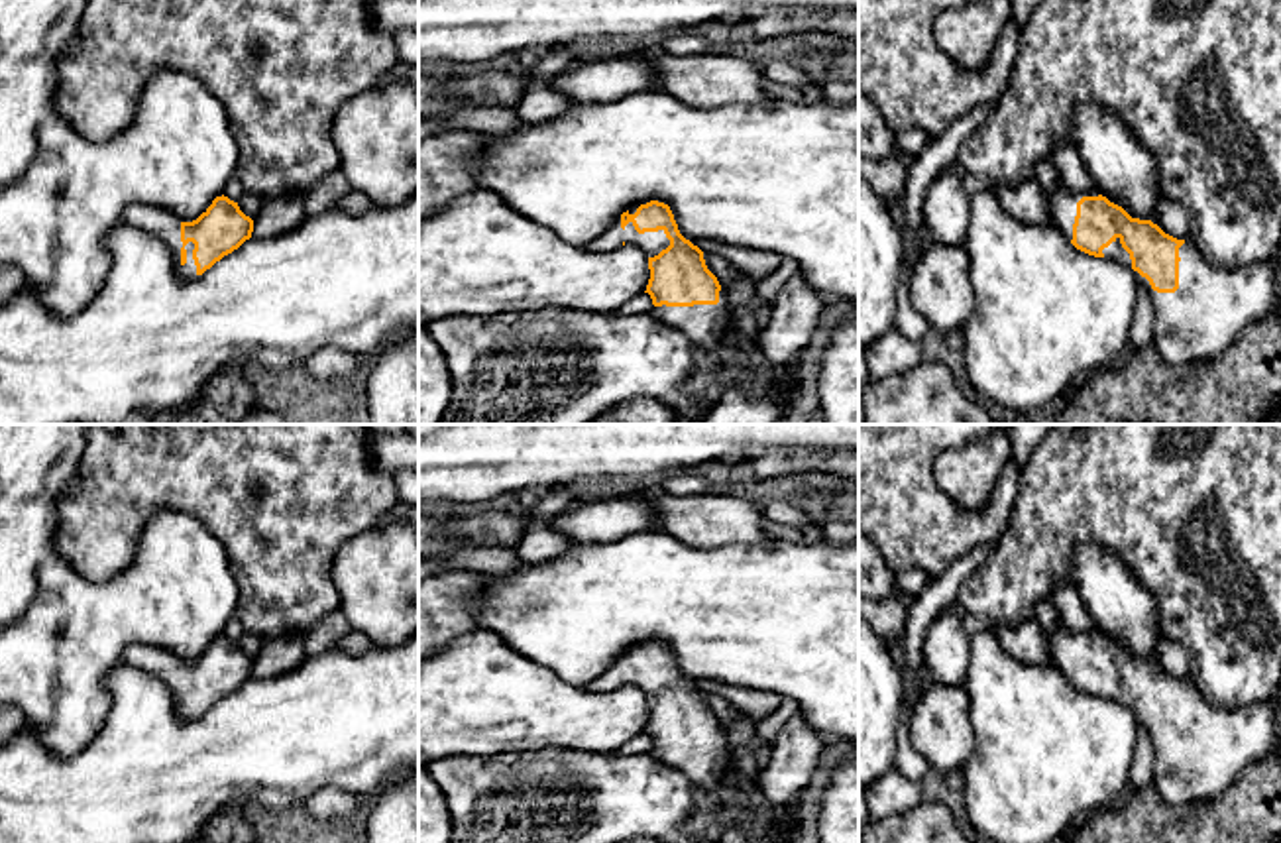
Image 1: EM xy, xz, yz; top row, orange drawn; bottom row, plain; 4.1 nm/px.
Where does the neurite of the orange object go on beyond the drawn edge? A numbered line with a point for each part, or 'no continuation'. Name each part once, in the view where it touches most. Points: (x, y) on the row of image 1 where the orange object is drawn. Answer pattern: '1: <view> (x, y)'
1: yz (1213, 305)

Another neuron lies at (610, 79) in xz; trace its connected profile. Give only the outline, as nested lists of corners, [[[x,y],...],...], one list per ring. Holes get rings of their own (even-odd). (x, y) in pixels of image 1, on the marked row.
[[[640,55],[595,59],[546,79],[570,102],[613,102],[656,90],[652,65]]]

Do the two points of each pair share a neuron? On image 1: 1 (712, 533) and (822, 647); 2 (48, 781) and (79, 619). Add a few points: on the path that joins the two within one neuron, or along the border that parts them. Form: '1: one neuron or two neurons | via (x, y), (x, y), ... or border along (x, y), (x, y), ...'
1: two neurons | border along (769, 537), (708, 549), (692, 549), (678, 541)
2: two neurons | border along (26, 722), (59, 757), (73, 757), (97, 735)

